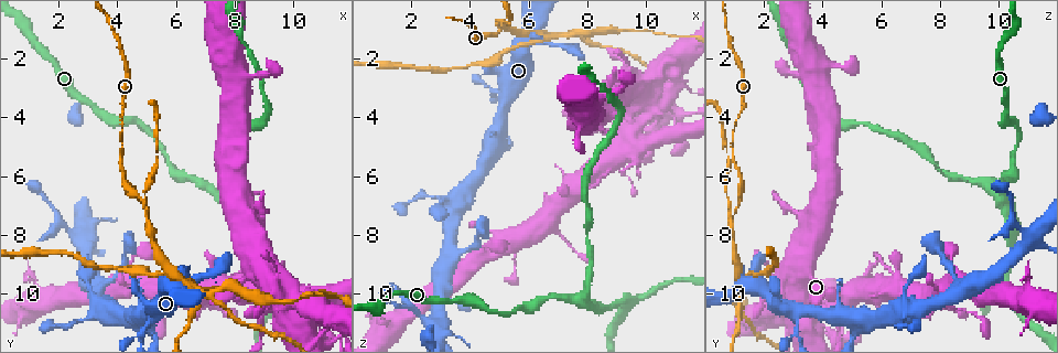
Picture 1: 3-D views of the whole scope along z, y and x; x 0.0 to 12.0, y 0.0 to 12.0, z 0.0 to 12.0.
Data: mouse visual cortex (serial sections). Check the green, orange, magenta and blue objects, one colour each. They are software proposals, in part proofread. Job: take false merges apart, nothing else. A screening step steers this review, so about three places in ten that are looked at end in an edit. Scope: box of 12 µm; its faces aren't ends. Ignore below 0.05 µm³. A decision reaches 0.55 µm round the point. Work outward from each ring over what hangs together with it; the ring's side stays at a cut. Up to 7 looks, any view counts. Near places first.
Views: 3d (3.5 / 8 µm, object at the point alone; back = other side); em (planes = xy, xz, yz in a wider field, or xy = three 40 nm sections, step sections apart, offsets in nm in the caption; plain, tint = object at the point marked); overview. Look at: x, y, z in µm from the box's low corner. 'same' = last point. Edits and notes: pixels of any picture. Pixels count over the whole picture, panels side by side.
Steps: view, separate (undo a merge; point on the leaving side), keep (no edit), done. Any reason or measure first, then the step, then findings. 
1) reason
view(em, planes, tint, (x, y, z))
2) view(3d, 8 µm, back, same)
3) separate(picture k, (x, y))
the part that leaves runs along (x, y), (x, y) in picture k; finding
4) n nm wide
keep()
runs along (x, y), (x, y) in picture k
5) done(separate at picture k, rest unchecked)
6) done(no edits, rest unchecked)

three arms meet
view(3d, 3.5 µm, (4.8, 11.4, 3.0))

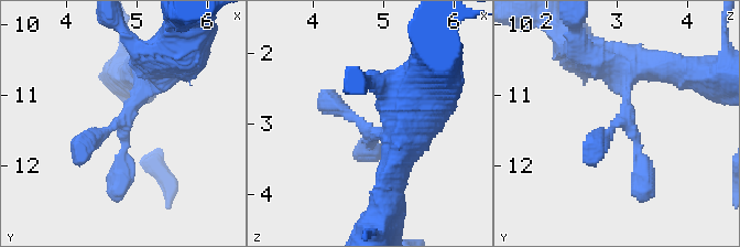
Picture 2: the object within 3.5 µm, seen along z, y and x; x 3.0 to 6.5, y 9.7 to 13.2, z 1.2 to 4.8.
view(em, planes, tint, (4.75, 11.35, 3.15))

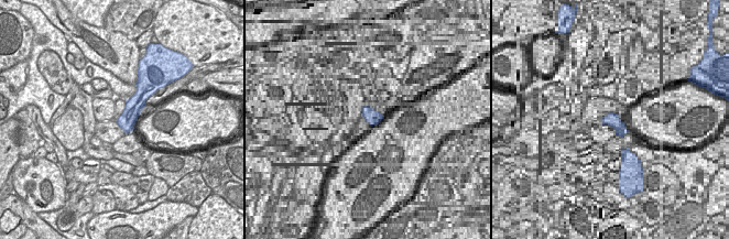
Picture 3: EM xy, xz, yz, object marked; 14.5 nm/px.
keep()
runs along (162, 65), (80, 163) in picture 2; one cell here

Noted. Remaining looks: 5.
branch point
view(3d, 3.5 µm, (5.0, 7.2, 1.1))

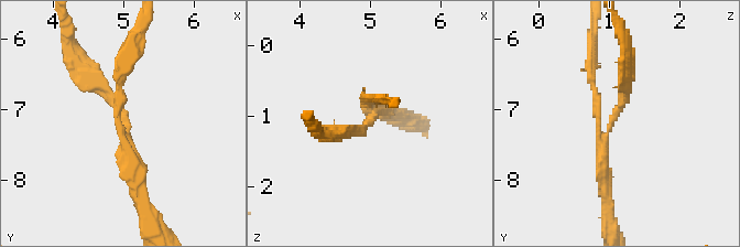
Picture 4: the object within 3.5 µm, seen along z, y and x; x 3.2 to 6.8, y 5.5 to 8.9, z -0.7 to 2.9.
3 arms; arms of 150, 200, 250 nm
view(em, planes, tint, (5.05, 7.20, 1.05))

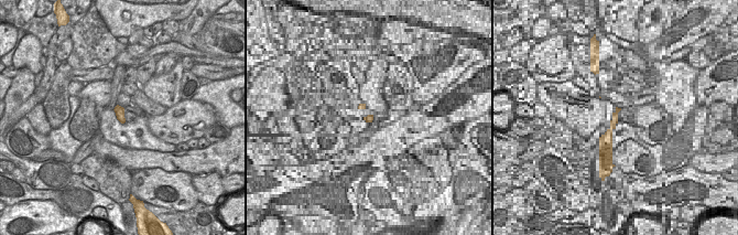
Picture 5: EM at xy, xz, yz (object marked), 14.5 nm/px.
140 nm wide
separate(picture 4, (122, 97))
the part that leaves runs along (124, 135), (117, 115), (117, 77), (138, 33) in picture 4; a second cell is stuck on

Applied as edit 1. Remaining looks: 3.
view(3d, 3.5 µm, (6.4, 9.6, 1.2))

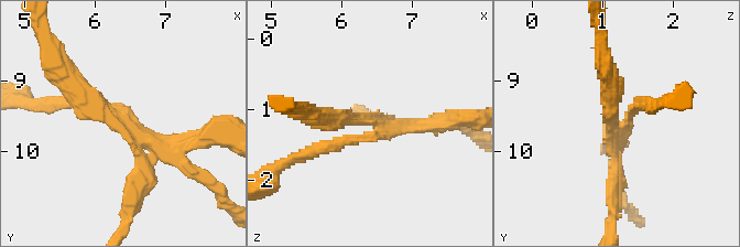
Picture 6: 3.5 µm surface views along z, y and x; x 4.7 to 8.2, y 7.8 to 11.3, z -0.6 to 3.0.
arms of 150, 200, 200, 300 nm
separate(picture 6, (61, 105))
the part that leaves runs along (123, 121), (164, 149), (211, 135) in picture 6; two cells meet here

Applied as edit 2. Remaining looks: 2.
done(separate at picture 4, separate at picture 6, rest unchecked)

